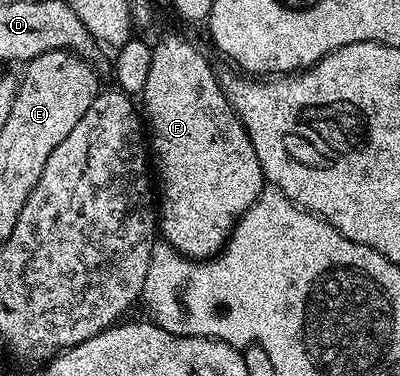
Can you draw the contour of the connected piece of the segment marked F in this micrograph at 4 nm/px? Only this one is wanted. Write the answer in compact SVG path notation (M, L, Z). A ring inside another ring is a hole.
M172 33L155 42L150 72L142 94L142 113L146 118L146 133L150 138L150 153L154 165L160 168L158 177L158 229L163 240L178 253L193 259L207 259L224 248L229 233L243 213L258 199L266 187L264 172L254 155L254 143L232 110L224 86L212 70L204 53L192 41Z

